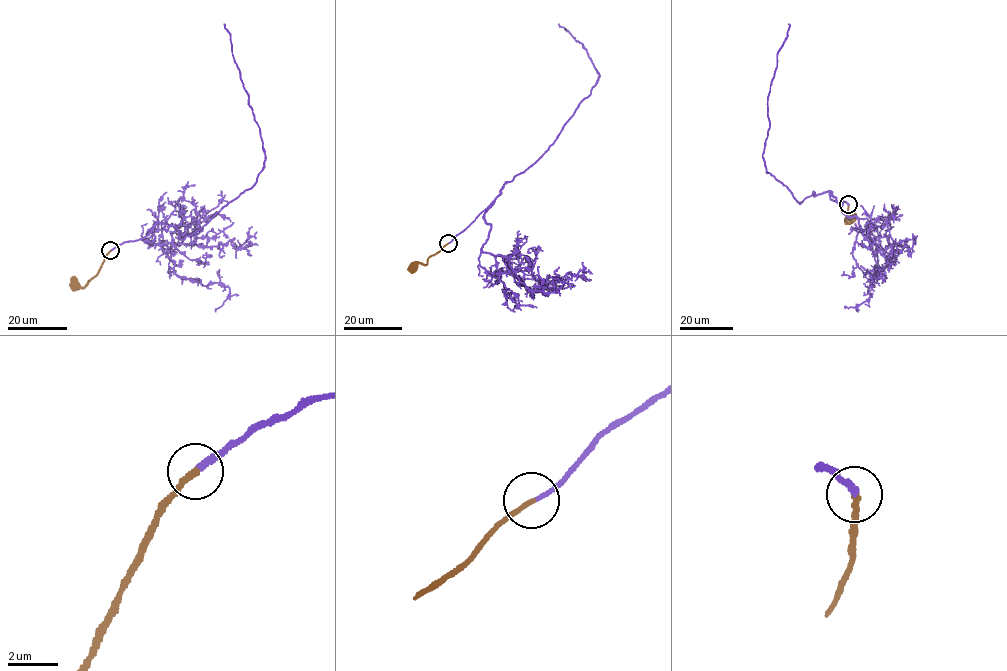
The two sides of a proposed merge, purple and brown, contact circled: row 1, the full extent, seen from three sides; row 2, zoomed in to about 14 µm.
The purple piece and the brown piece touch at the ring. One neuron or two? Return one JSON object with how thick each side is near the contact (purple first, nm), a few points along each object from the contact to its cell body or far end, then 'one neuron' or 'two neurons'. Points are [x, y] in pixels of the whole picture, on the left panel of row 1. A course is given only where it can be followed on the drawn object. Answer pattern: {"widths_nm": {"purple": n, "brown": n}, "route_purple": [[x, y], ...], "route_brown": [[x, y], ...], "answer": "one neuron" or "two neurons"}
{"widths_nm": {"purple": 180, "brown": 200}, "route_purple": [[111, 250], [145, 237], [158, 221], [165, 230], [176, 227], [182, 239], [255, 183], [265, 154], [224, 24]], "route_brown": [[111, 250], [96, 275], [82, 287], [76, 284]], "answer": "one neuron"}

